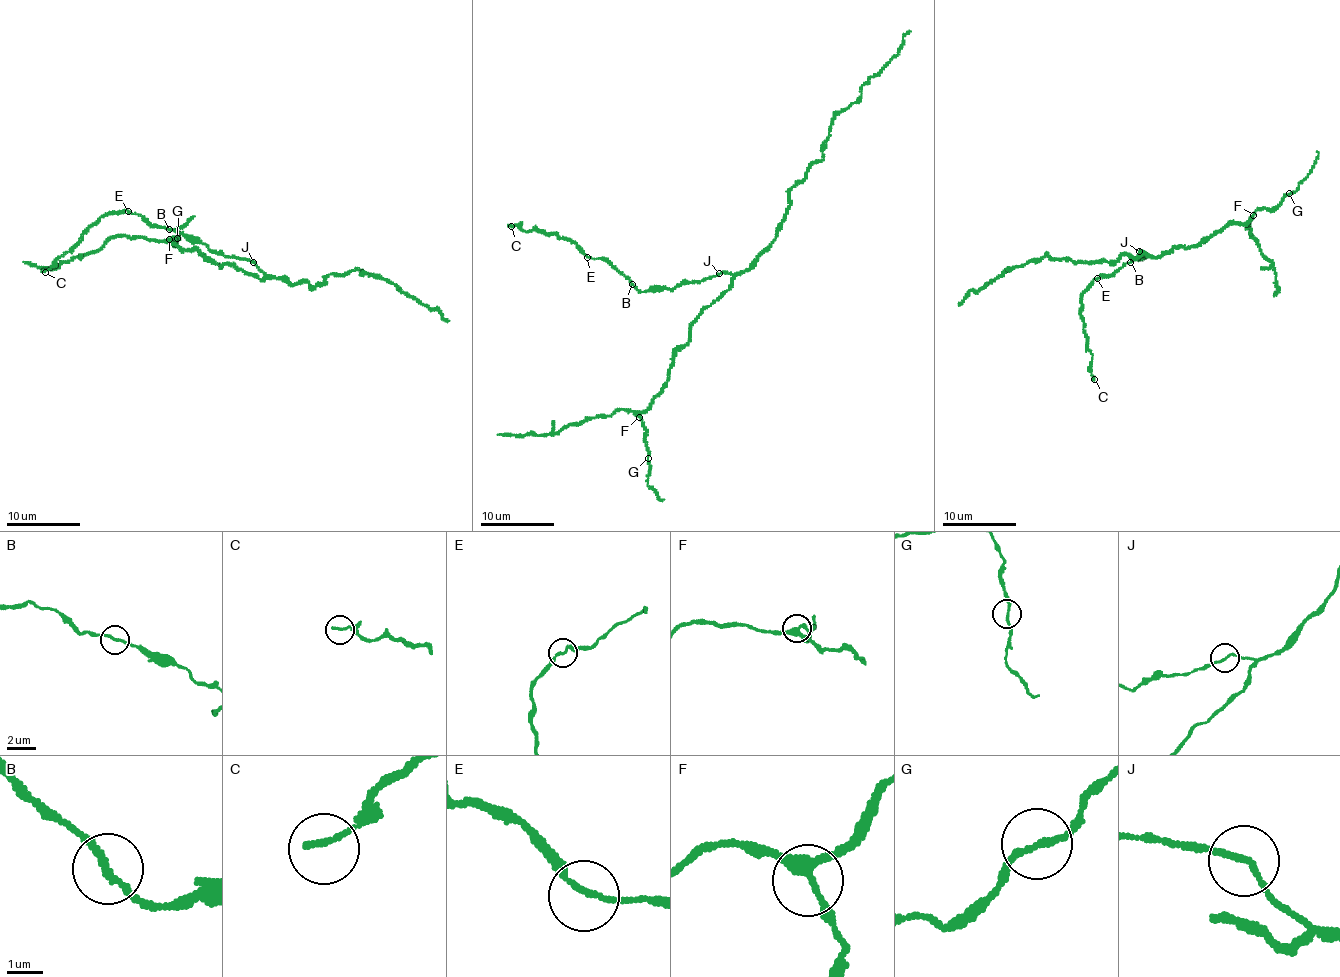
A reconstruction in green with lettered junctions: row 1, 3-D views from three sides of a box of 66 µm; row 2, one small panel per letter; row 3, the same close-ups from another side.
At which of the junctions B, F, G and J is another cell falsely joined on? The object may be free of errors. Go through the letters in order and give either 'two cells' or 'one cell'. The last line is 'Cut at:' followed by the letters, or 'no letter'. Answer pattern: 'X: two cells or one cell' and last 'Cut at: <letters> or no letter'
B: one cell
F: one cell
G: one cell
J: one cell
Cut at: no letter

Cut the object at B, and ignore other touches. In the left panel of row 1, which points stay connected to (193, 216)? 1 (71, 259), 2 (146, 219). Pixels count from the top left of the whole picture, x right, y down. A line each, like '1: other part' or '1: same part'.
1: same part
2: other part

